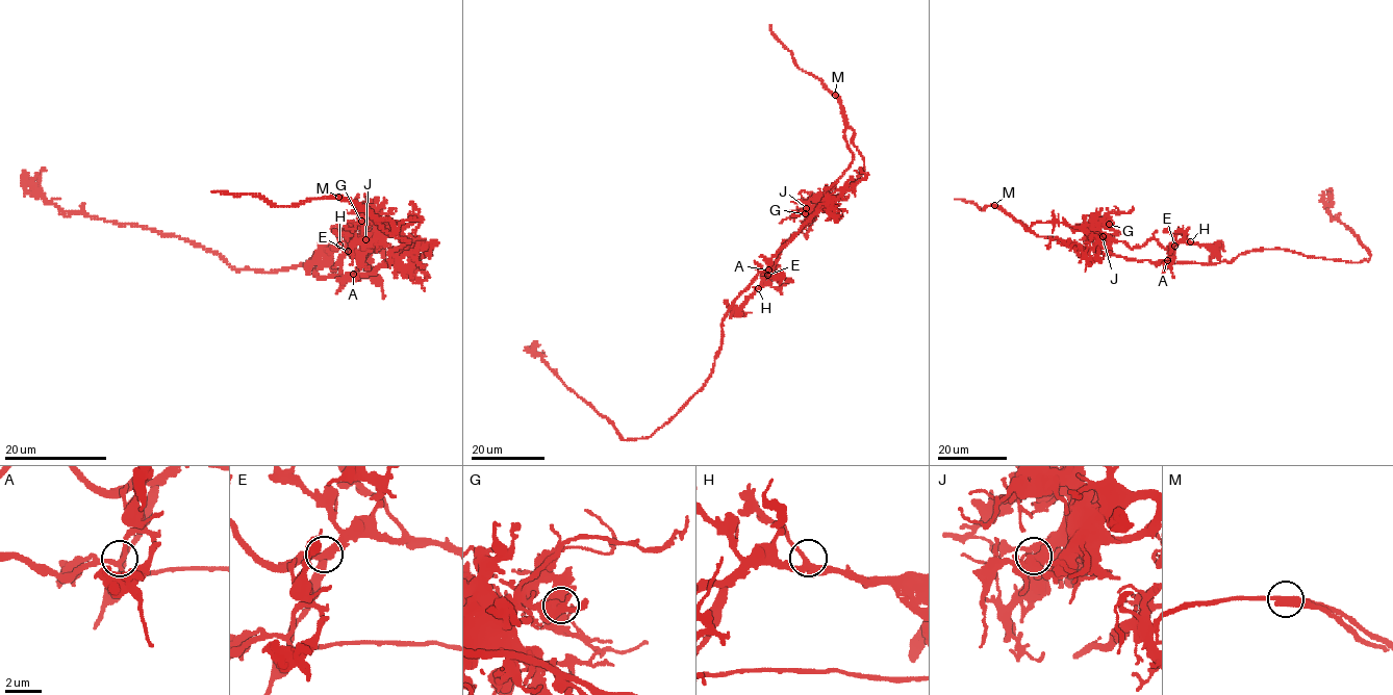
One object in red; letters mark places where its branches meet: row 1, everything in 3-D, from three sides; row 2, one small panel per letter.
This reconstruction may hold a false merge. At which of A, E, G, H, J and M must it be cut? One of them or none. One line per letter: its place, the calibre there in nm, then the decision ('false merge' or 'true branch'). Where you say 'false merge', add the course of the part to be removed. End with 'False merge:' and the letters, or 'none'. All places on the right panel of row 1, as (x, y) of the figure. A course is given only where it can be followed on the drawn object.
A: (1167, 260) | 220 nm | true branch
E: (1174, 246) | 380 nm | true branch
G: (1109, 224) | 500 nm | true branch
H: (1190, 241) | 280 nm | true branch
J: (1103, 236) | 400 nm | true branch
M: (994, 205) | 320 nm | false merge | (994, 205), (1038, 236), (1155, 263), (1217, 263), (1282, 249), (1368, 260), (1359, 236), (1327, 211), (1328, 189)
False merge: M

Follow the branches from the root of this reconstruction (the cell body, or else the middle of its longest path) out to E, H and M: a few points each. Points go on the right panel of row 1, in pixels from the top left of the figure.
E: (1211, 263), (1126, 260), (1086, 245), (1097, 233), (1131, 248), (1153, 238), (1165, 248), (1174, 246)
H: (1211, 263), (1126, 260), (1086, 247), (1092, 233), (1131, 248), (1153, 238), (1165, 248), (1190, 241)
M: (1211, 263), (1151, 263), (1087, 251), (1075, 243), (1037, 236), (994, 205)

